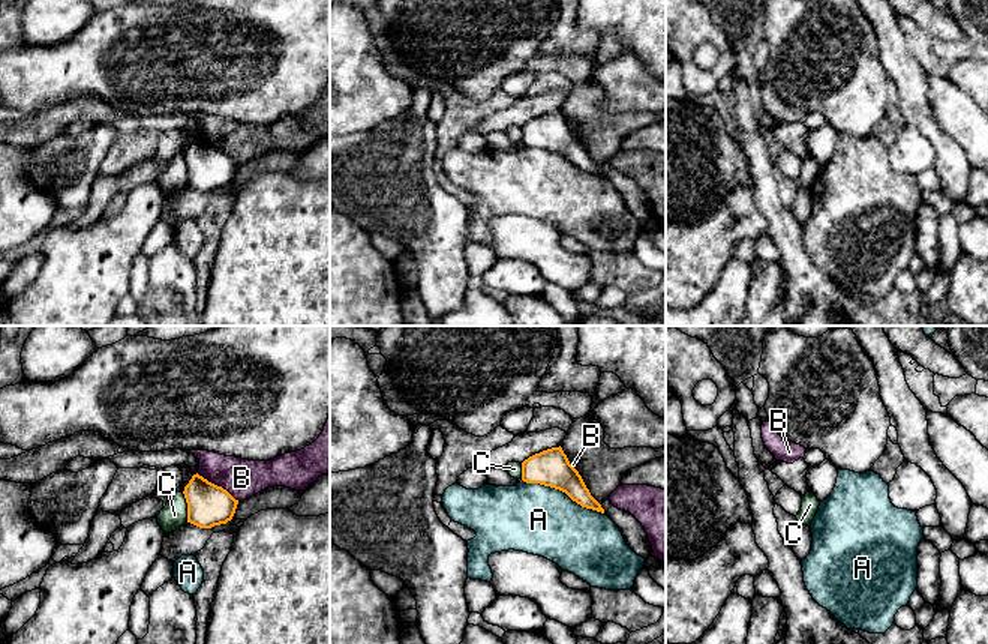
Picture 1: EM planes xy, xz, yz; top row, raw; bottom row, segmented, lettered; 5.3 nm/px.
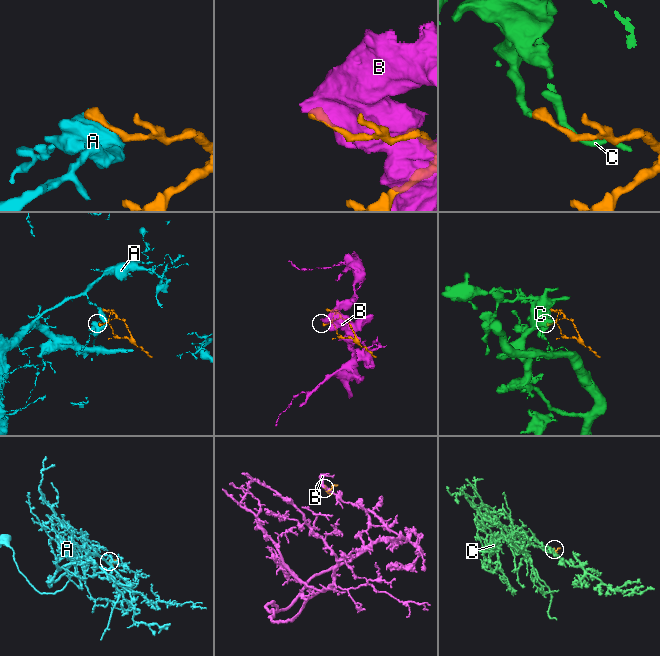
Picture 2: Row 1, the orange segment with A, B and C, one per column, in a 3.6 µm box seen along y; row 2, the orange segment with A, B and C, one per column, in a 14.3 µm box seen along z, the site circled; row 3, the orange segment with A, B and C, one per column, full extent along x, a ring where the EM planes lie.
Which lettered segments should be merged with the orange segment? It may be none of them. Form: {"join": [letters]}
{"join": []}

